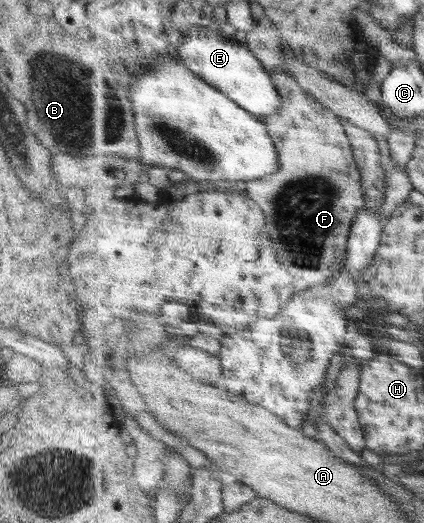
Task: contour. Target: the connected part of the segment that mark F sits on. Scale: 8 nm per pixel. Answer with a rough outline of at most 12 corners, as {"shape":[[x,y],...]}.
{"shape":[[284,70],[247,181],[296,294],[342,274],[362,168],[346,125]]}

